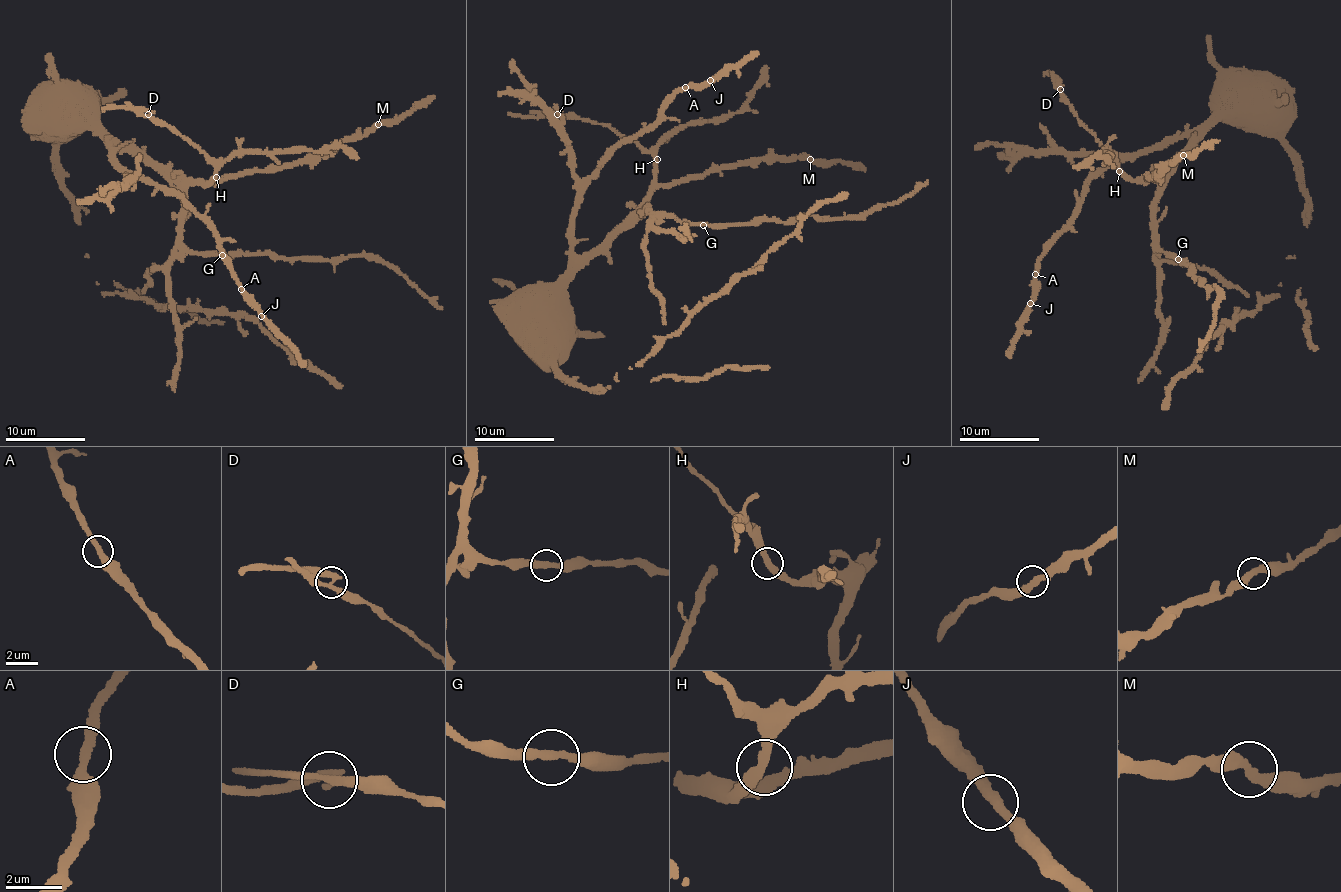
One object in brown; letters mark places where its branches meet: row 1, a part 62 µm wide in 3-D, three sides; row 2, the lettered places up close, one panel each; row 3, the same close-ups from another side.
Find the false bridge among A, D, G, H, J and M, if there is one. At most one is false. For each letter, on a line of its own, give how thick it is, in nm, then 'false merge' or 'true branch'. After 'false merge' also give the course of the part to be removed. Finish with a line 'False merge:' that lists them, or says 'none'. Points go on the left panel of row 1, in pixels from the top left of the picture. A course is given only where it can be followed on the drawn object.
A: 320 nm | true branch
D: 320 nm | false merge | (148, 115), (147, 111), (137, 109), (102, 107)
G: 320 nm | true branch
H: 360 nm | true branch
J: 360 nm | true branch
M: 360 nm | true branch
False merge: D

